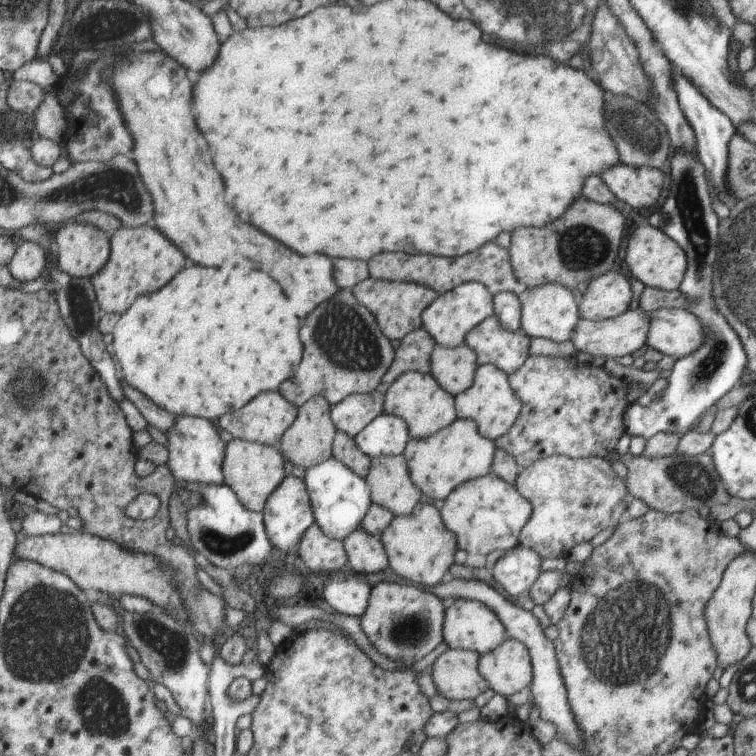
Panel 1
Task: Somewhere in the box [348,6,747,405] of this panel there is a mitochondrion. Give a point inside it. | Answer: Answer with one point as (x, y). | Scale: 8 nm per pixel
(689, 212)

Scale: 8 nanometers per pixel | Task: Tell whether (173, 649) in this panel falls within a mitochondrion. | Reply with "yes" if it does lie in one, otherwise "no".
yes

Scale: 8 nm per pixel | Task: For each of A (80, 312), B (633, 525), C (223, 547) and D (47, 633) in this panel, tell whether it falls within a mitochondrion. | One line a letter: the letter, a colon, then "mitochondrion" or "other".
A: mitochondrion
B: other
C: mitochondrion
D: mitochondrion

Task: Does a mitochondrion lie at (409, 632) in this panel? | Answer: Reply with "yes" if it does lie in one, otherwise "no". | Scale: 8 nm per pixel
yes

